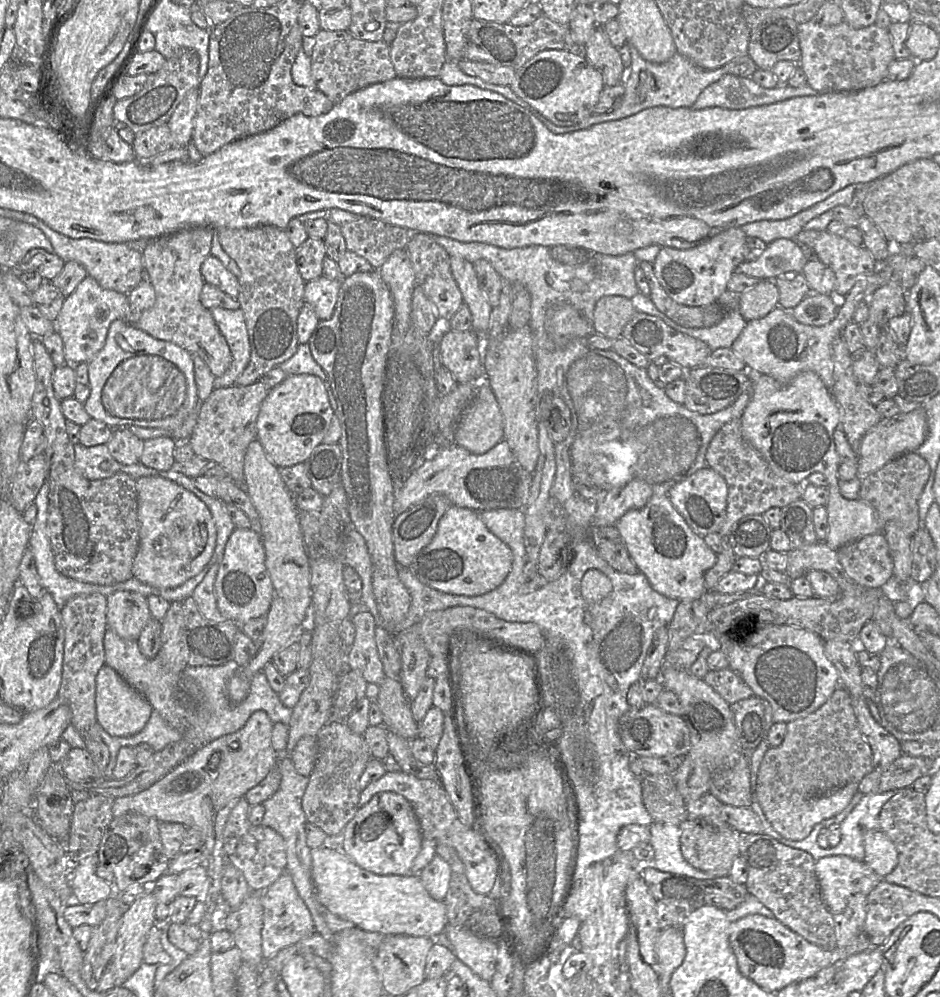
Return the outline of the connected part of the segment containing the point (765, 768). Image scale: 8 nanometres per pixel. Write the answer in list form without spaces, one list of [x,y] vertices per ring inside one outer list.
[[[838,686],[830,698],[815,712],[788,722],[787,732],[781,745],[767,750],[758,771],[754,800],[760,805],[774,831],[789,840],[802,840],[816,825],[808,819],[809,801],[849,783],[859,783],[872,770],[872,750],[859,729],[851,696],[845,688]]]

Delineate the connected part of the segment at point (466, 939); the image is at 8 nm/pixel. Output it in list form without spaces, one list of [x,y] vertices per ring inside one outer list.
[[[447,924],[444,929],[456,957],[475,974],[490,981],[495,972],[497,942],[480,937],[469,929]]]

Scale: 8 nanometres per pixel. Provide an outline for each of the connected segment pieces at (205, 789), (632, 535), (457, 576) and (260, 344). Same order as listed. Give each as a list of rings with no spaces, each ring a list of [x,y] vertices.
[[[263,710],[255,711],[241,729],[204,744],[148,788],[133,795],[116,797],[112,805],[113,816],[135,811],[159,822],[178,822],[188,828],[198,829],[204,837],[205,848],[209,851],[222,851],[223,830],[233,805],[249,789],[260,783],[279,761],[280,753],[272,745],[272,731],[273,723],[268,714]]]
[[[668,495],[652,496],[643,508],[625,513],[616,522],[615,527],[622,536],[626,549],[638,571],[646,576],[656,592],[681,602],[698,599],[706,591],[705,573],[716,563],[717,554],[706,545],[703,537],[689,527],[671,503]]]
[[[450,505],[437,532],[408,567],[423,584],[442,592],[478,596],[500,586],[511,571],[511,549],[488,530],[477,512]]]
[[[264,225],[221,228],[217,230],[217,235],[223,250],[241,271],[237,300],[244,313],[251,356],[234,385],[246,386],[259,381],[269,370],[278,367],[297,351],[297,318],[304,304],[306,281],[298,269],[296,248],[284,229]]]

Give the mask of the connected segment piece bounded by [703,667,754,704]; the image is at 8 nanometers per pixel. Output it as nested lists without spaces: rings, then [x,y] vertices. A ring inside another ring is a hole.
[[[730,667],[719,671],[710,670],[703,680],[729,704],[754,695],[753,690]]]

